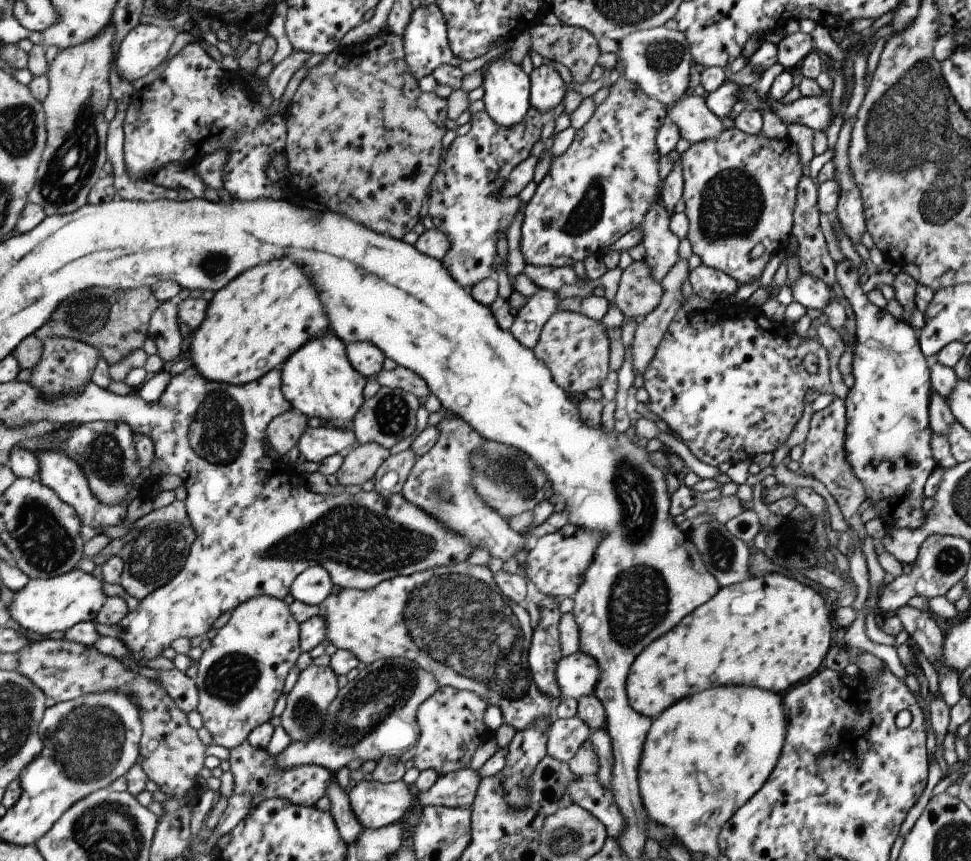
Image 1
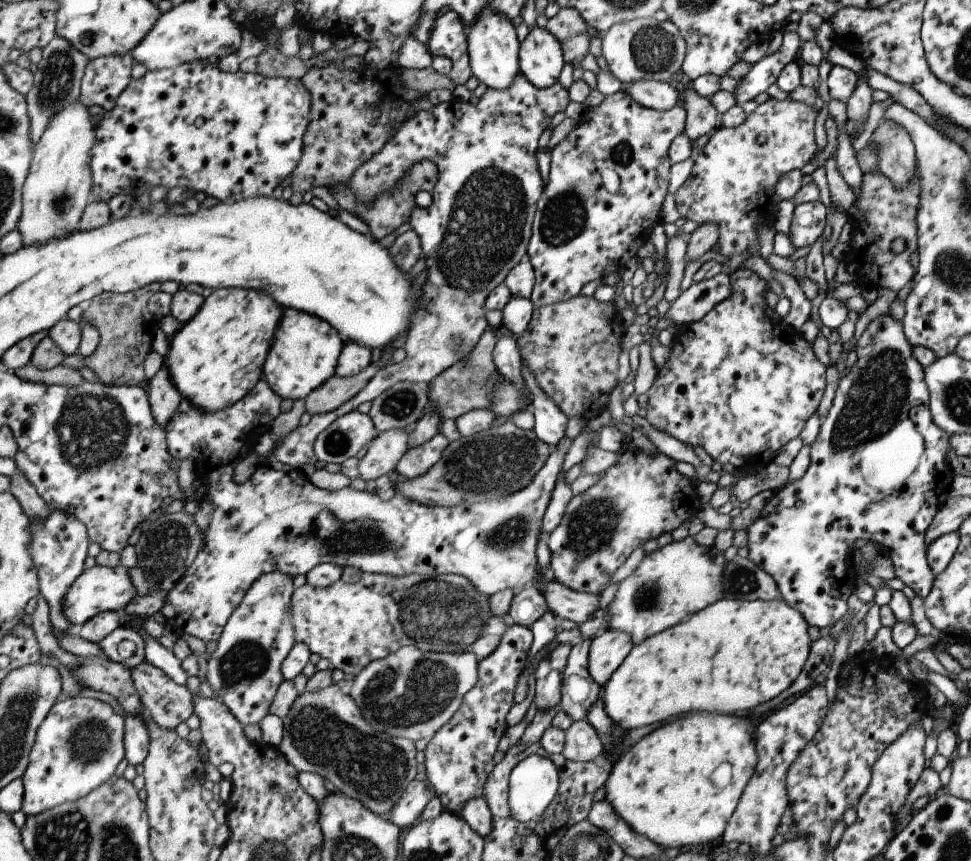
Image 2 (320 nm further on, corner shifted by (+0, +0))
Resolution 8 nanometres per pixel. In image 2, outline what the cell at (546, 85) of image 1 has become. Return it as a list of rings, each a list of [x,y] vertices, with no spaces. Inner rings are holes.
[[[535,25],[519,43],[519,72],[537,88],[551,86],[564,65],[557,39],[545,28]]]

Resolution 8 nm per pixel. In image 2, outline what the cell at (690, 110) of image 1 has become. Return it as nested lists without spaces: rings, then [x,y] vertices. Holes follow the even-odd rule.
[[[638,80],[623,83],[624,90],[639,106],[646,109],[666,111],[677,104],[680,98],[678,86],[668,81]]]

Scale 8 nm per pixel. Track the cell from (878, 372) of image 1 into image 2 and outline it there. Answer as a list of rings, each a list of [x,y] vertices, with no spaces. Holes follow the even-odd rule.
[[[889,314],[875,318],[863,330],[854,351],[857,359],[849,373],[838,380],[831,407],[827,415],[820,421],[815,440],[809,445],[810,461],[805,474],[773,492],[769,501],[761,508],[757,518],[745,530],[748,559],[775,581],[780,597],[787,603],[787,606],[798,610],[808,626],[817,626],[819,629],[832,626],[847,612],[846,599],[853,592],[856,578],[854,570],[850,568],[850,551],[852,551],[852,544],[857,538],[879,544],[882,552],[897,550],[897,552],[893,552],[892,564],[896,578],[899,578],[905,586],[909,586],[920,599],[924,599],[929,594],[934,574],[926,563],[924,532],[931,524],[939,505],[950,495],[949,488],[951,476],[953,476],[951,469],[946,465],[945,456],[945,453],[950,450],[949,436],[938,426],[935,426],[930,417],[928,390],[924,383],[923,367],[912,357],[911,346],[903,334],[901,323],[893,320]]]

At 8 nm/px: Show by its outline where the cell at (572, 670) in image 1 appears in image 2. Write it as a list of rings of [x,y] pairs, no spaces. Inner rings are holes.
[[[605,629],[590,640],[587,670],[590,677],[601,687],[634,644],[627,633]]]

